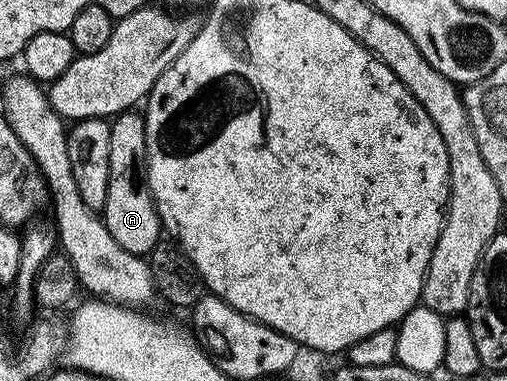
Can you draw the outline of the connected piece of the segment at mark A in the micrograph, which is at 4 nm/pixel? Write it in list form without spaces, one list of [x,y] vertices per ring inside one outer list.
[[[128,111],[118,114],[111,121],[109,135],[109,195],[105,195],[105,207],[101,216],[109,235],[125,247],[125,251],[140,255],[150,254],[160,244],[161,226],[159,212],[145,180],[147,168],[147,136],[143,113]]]

